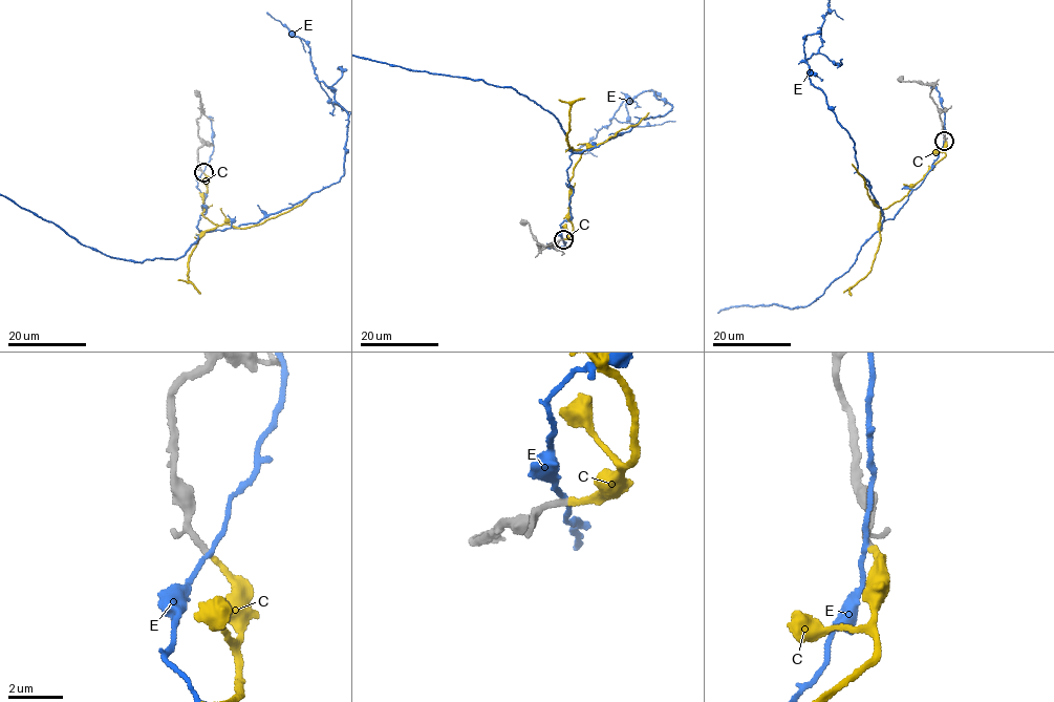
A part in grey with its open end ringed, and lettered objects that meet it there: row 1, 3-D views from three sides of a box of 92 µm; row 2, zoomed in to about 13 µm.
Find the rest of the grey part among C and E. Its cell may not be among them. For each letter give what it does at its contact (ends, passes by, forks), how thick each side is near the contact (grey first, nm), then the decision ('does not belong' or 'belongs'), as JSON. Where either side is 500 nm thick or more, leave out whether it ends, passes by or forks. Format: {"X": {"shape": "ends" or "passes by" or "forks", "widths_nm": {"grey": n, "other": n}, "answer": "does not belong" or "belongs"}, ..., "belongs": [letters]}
{"C": {"shape": "ends", "widths_nm": {"grey": 240, "other": 200}, "answer": "belongs"}, "E": {"shape": "passes by", "widths_nm": {"grey": 240, "other": 160}, "answer": "does not belong"}, "belongs": ["C"]}

